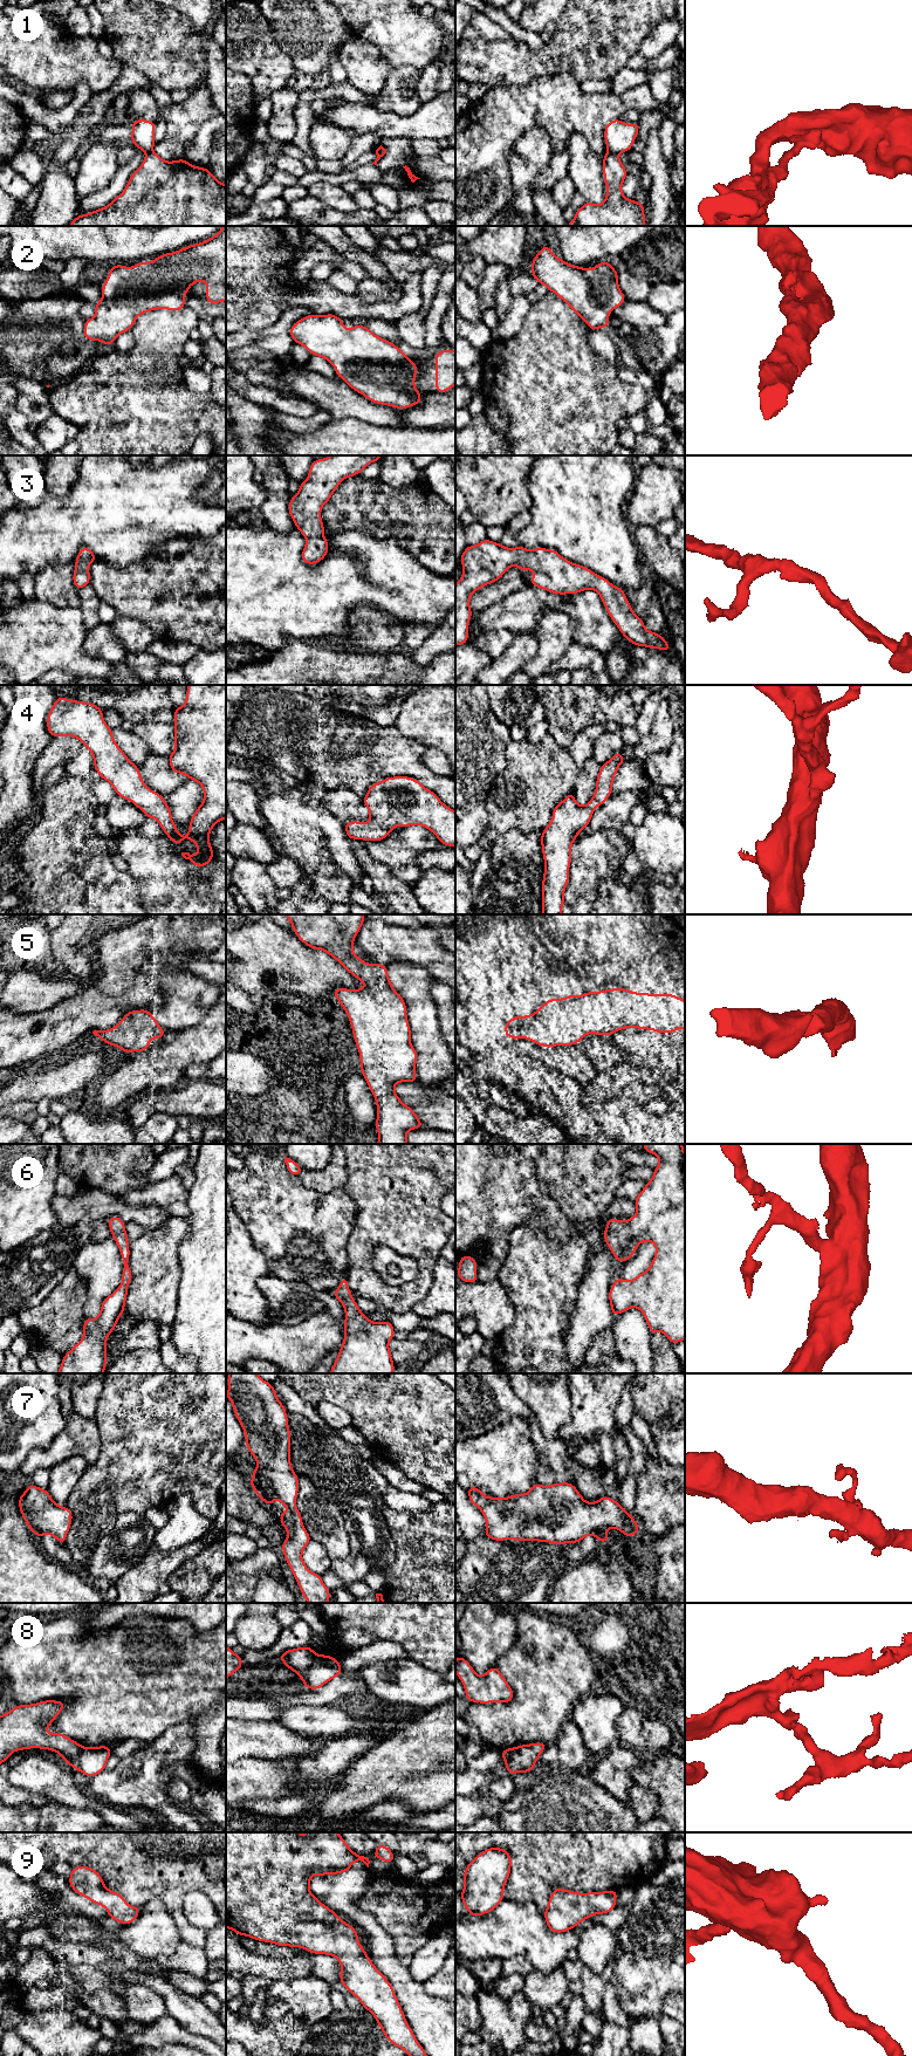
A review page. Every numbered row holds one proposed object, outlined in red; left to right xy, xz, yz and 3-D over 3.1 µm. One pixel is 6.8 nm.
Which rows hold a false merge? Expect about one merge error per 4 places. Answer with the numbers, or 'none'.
1, 7, 8

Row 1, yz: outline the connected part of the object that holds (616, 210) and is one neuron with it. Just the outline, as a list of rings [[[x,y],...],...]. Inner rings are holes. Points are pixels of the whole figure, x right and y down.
[[[606,152],[602,159],[605,200],[599,205],[585,201],[567,226],[645,226],[643,203],[628,199],[622,192],[628,172],[618,155]]]

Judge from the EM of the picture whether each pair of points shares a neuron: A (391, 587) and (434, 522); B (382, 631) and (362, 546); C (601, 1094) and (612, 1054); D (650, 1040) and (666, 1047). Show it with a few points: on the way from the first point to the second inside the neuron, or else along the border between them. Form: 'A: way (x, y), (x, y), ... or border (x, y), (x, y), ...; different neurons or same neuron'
A: border (390, 539), (393, 539), (433, 573); different neurons
B: border (350, 611), (360, 605), (374, 605), (400, 623); different neurons
C: border (621, 1059), (610, 1067), (598, 1071); different neurons
D: border (662, 1034), (659, 1060), (649, 1069); different neurons

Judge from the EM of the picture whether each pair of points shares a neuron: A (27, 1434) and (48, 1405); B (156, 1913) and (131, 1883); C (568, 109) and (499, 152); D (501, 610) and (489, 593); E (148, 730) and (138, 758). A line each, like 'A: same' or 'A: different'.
A: same
B: different
C: same
D: different
E: different

